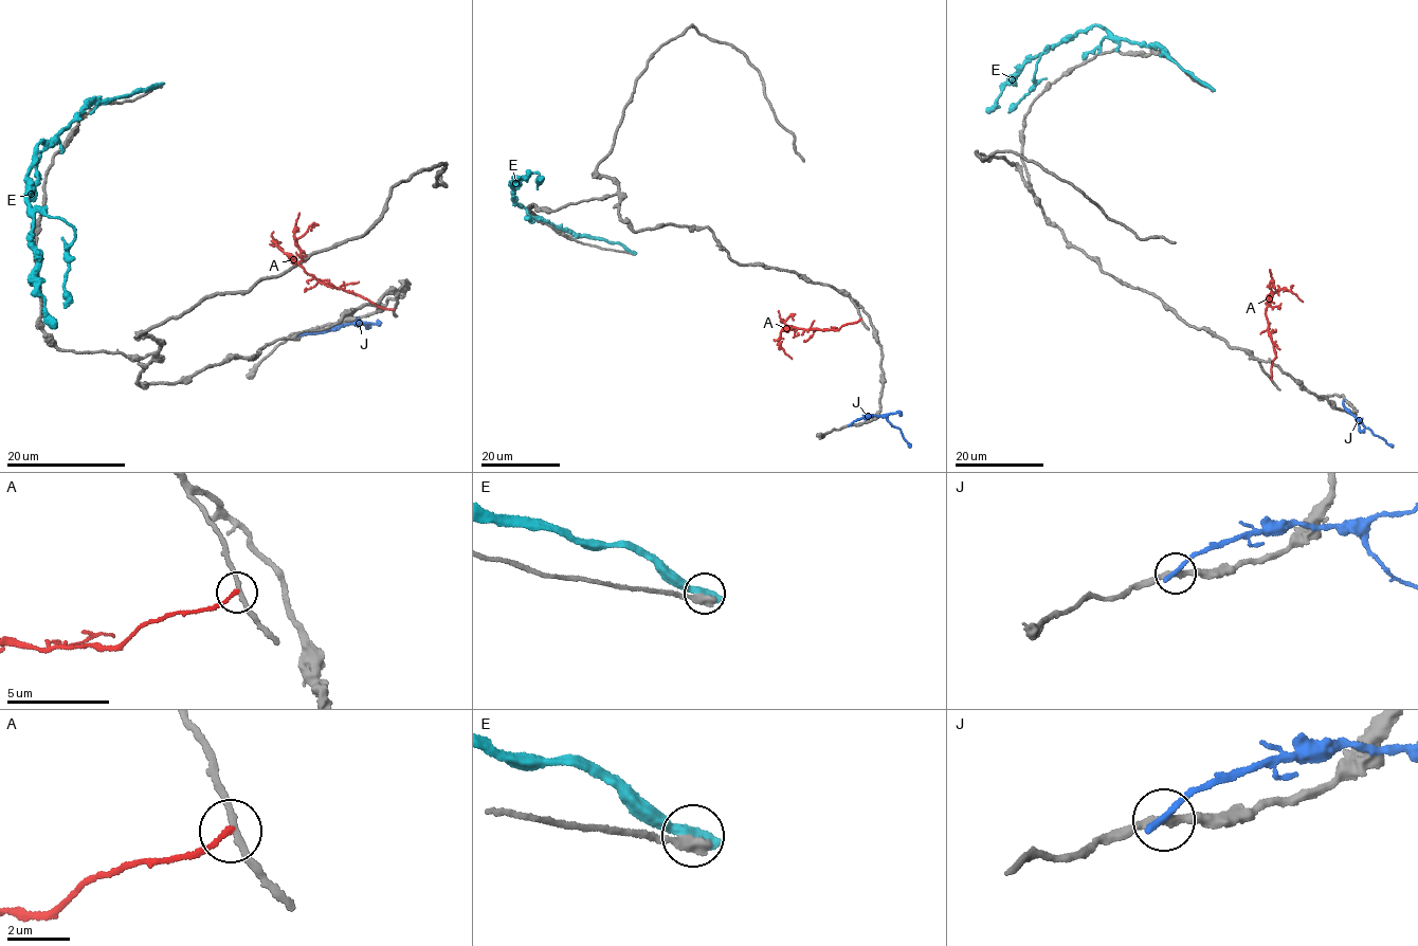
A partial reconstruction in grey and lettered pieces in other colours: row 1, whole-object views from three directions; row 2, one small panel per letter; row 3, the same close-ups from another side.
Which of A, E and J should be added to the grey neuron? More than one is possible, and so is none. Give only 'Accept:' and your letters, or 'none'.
Accept: none

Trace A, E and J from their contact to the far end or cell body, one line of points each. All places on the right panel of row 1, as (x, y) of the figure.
A: (1270, 379), (1275, 356), (1265, 314), (1271, 293), (1286, 288), (1303, 302)
E: (1212, 88), (1193, 77), (1164, 52), (1109, 34), (1096, 25), (1048, 47), (1034, 71), (1034, 89), (1007, 112)
J: (1344, 400), (1350, 414), (1394, 447)

